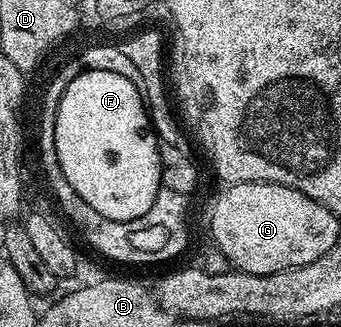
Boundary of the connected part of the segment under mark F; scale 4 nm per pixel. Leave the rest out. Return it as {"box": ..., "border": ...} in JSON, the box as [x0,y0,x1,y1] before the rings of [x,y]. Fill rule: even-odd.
{"box":[54,70,162,218],"border":[[[105,70],[80,73],[63,87],[58,96],[57,117],[61,121],[80,120],[80,128],[69,132],[64,132],[63,123],[54,126],[54,146],[66,182],[78,190],[83,202],[106,218],[141,218],[154,206],[154,198],[162,187],[160,144],[140,97],[141,89],[121,74]]]}

